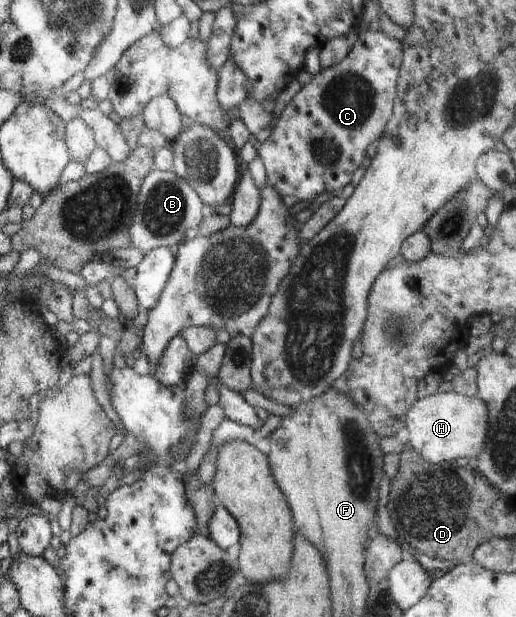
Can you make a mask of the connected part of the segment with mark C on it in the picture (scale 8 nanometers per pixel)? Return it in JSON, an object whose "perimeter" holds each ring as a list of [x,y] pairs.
{"perimeter":[[[368,30],[362,37],[356,40],[354,47],[351,48],[350,52],[339,62],[339,65],[329,67],[328,69],[321,68],[318,73],[312,75],[311,81],[309,81],[307,85],[302,85],[301,90],[296,93],[292,100],[282,110],[279,121],[277,121],[277,125],[273,127],[273,131],[271,131],[268,139],[259,145],[259,149],[256,149],[259,159],[261,159],[263,165],[265,165],[266,181],[277,193],[279,193],[279,195],[291,195],[292,197],[301,199],[301,201],[309,201],[309,199],[315,199],[315,197],[323,195],[323,193],[336,193],[336,195],[338,195],[345,185],[357,179],[367,162],[365,152],[367,147],[371,145],[371,143],[377,143],[378,139],[384,135],[387,123],[389,123],[393,115],[398,73],[402,62],[402,47],[402,41],[391,39],[391,37],[385,35],[385,32],[382,30]]]}

